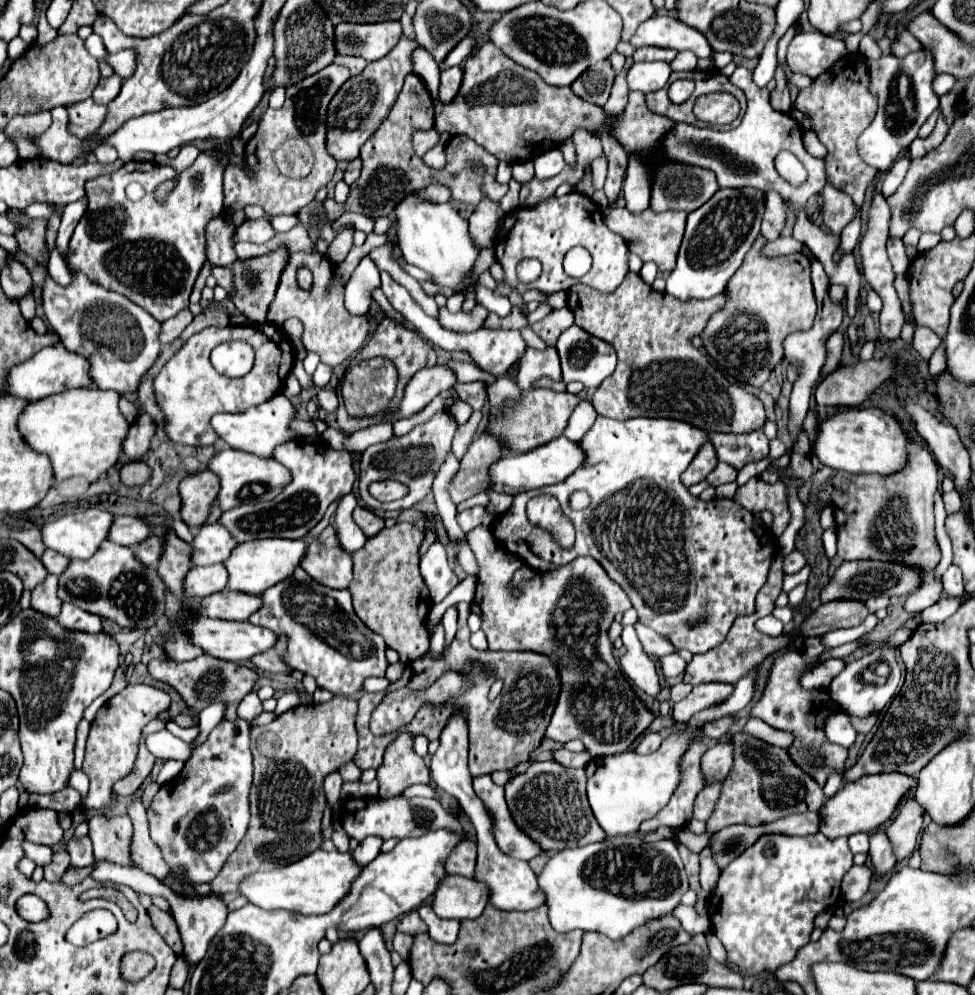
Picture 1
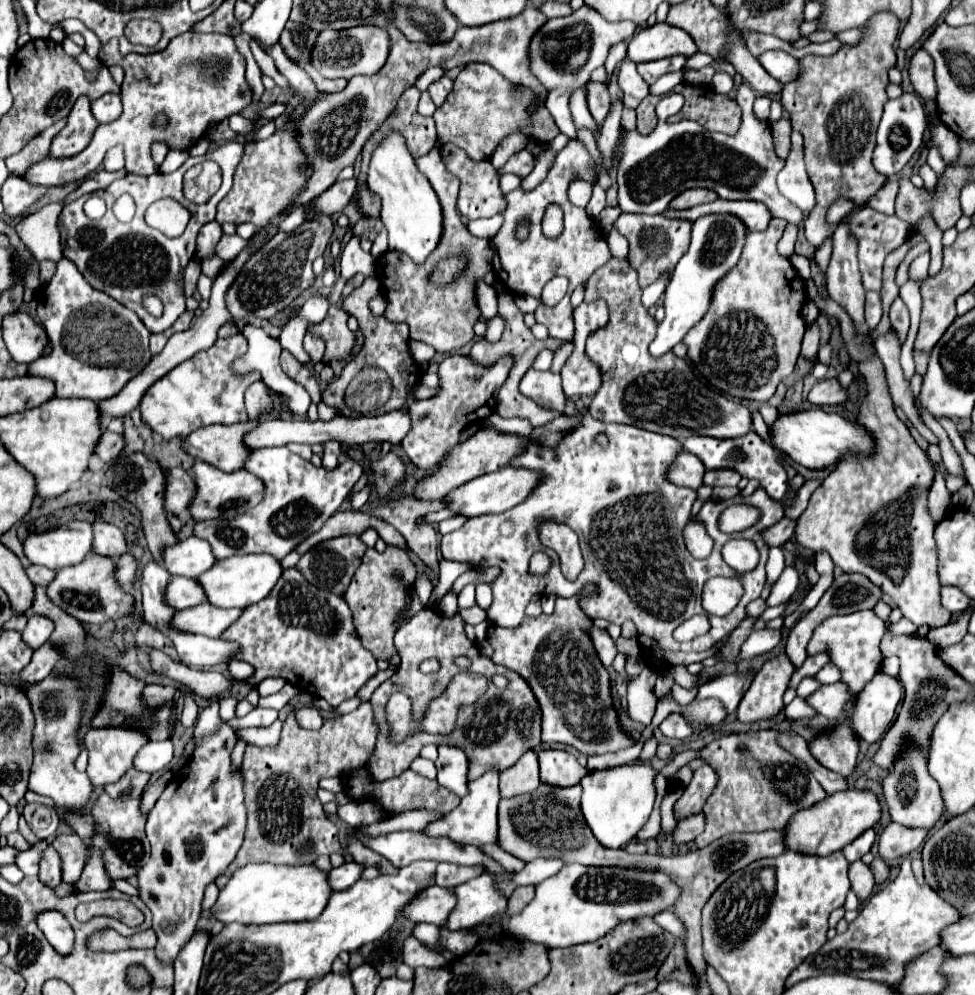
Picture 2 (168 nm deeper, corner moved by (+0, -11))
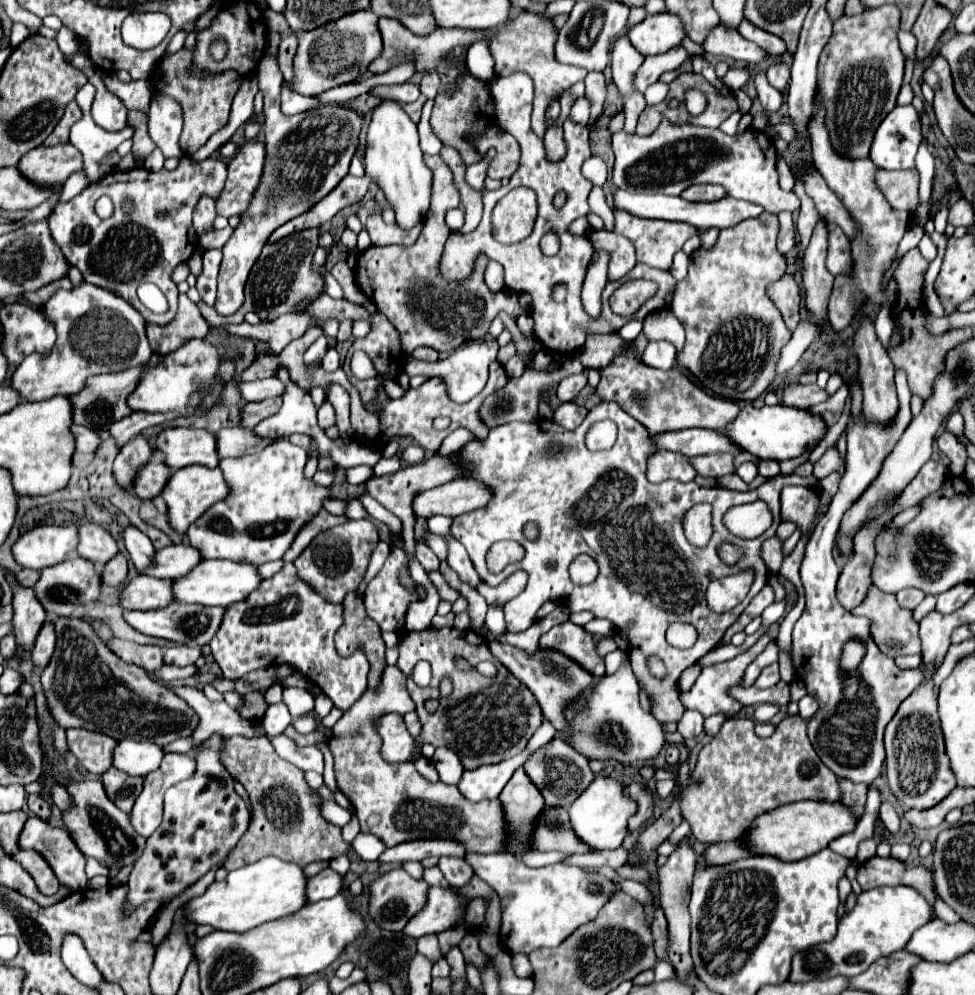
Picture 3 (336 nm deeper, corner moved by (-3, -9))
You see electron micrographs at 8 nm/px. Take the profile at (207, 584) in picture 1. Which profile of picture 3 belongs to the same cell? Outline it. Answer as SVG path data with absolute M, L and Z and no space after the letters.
M137 575L121 587L121 607L123 609L161 609L173 603L171 579L155 579Z

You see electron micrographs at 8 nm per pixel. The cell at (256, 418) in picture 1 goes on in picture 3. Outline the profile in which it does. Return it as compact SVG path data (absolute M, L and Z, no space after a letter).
M165 427L155 435L155 449L165 455L165 465L169 469L187 465L217 467L219 457L215 441L215 435L205 429Z

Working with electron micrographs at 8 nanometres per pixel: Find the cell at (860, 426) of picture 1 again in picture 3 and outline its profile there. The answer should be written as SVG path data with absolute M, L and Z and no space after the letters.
M751 403L741 407L739 417L723 429L723 435L741 451L751 453L757 459L775 459L785 461L791 457L799 457L803 451L815 447L827 431L827 425L823 417L815 417L807 411L795 409L795 407L783 407L783 405L763 405L761 409L755 409Z

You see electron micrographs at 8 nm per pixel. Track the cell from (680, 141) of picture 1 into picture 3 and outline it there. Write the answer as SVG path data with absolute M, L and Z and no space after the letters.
M663 119L659 129L647 137L629 135L625 131L615 133L613 151L613 183L629 193L679 195L691 183L715 183L723 185L731 197L757 203L773 215L799 209L799 197L795 193L785 193L777 183L777 151L773 141L755 129L729 137L719 129L671 125Z

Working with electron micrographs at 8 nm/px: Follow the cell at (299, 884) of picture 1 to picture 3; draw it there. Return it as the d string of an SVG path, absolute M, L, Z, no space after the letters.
M265 857L257 863L231 871L223 881L213 881L203 895L193 897L183 905L183 917L195 925L211 925L221 931L245 933L267 921L297 913L303 905L307 905L305 885L307 877L299 865L281 861L279 857Z

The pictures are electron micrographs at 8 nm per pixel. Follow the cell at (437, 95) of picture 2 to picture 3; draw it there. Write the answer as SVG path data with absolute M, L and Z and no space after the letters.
M427 73L427 75L423 75L423 79L421 79L421 83L419 83L419 89L421 89L421 93L423 93L427 99L433 99L433 97L439 93L439 89L441 89L439 75L437 75L437 73Z

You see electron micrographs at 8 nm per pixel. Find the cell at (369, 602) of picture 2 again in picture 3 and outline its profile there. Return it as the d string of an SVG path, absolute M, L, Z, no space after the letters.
M349 593L343 601L343 625L335 633L335 645L339 655L351 655L359 645L365 647L367 659L371 663L369 687L379 687L379 673L387 667L385 663L385 641L381 637L379 625L365 613L363 599L357 599L355 593Z

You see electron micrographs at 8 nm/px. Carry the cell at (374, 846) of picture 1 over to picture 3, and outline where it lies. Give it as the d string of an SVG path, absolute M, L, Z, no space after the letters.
M323 869L319 875L307 879L307 903L317 903L323 899L331 899L339 893L343 885L343 877L333 869Z

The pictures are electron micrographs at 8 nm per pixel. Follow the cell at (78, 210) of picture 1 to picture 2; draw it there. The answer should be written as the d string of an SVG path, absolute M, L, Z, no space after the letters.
M62 257L58 261L54 277L40 291L38 317L52 341L52 353L48 357L30 363L28 375L40 375L52 379L56 383L56 397L84 397L84 399L92 399L94 403L100 403L104 399L118 395L118 391L124 389L124 385L134 375L138 375L152 359L152 353L148 349L150 331L140 321L140 317L128 307L108 297L106 293L92 289L70 259Z

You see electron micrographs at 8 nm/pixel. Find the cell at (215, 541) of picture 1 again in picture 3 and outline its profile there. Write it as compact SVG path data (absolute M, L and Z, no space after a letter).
M187 543L169 545L155 551L151 567L147 567L143 573L159 579L175 579L189 573L199 561L201 561L201 555L191 545Z

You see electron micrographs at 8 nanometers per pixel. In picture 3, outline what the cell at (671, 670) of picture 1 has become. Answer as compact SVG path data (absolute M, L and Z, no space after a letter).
M760 627L753 635L747 636L744 643L738 647L734 647L730 643L720 648L714 648L699 660L699 664L706 667L711 664L715 665L715 663L729 661L753 646L761 635L767 634L767 631L768 627Z

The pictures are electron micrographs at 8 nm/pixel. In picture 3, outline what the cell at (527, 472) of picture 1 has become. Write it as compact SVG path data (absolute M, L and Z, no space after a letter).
M457 479L419 493L413 499L413 513L417 519L429 519L433 515L457 517L485 507L489 499L491 491L487 485L471 479Z

